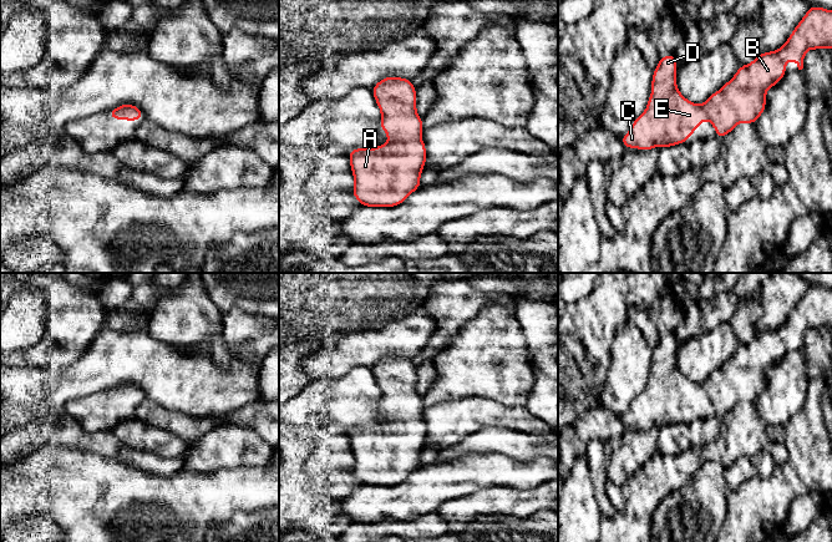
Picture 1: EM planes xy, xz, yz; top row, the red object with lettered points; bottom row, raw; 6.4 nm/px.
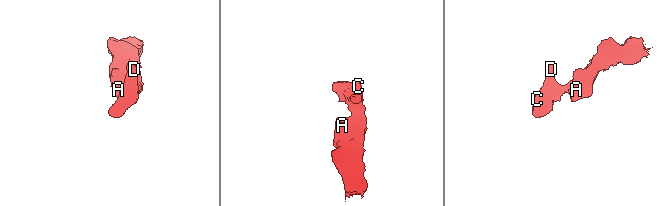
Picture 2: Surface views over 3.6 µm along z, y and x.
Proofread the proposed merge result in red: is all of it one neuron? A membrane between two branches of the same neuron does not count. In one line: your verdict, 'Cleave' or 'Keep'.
Keep

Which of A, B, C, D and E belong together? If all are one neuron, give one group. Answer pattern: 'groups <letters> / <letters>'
groups A B C D E

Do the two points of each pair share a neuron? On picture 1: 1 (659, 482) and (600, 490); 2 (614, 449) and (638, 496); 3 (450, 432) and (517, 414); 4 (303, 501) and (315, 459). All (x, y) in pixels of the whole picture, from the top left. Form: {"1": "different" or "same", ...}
{"1": "different", "2": "different", "3": "same", "4": "same"}

